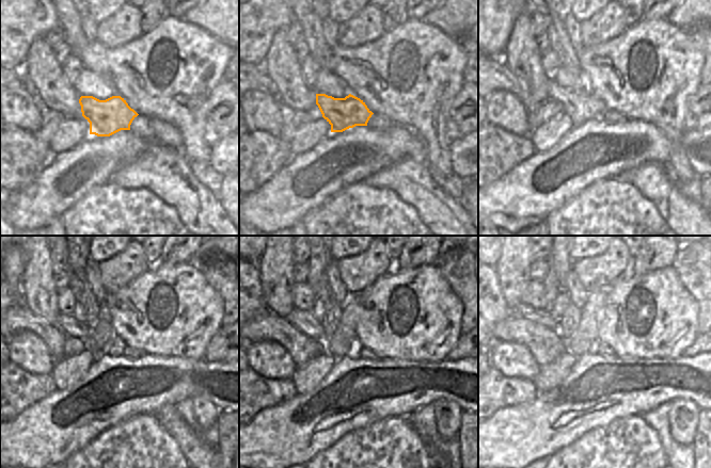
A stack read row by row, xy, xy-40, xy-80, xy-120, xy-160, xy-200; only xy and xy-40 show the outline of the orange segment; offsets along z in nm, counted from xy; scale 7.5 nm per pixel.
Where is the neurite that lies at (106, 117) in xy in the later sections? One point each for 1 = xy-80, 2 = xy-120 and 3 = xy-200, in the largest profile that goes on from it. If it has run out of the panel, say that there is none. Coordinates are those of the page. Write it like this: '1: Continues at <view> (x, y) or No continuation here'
1: Continues at xy-80 (580, 106)
2: Continues at xy-120 (69, 325)
3: Continues at xy-200 (526, 311)

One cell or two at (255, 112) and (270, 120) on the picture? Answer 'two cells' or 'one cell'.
one cell

